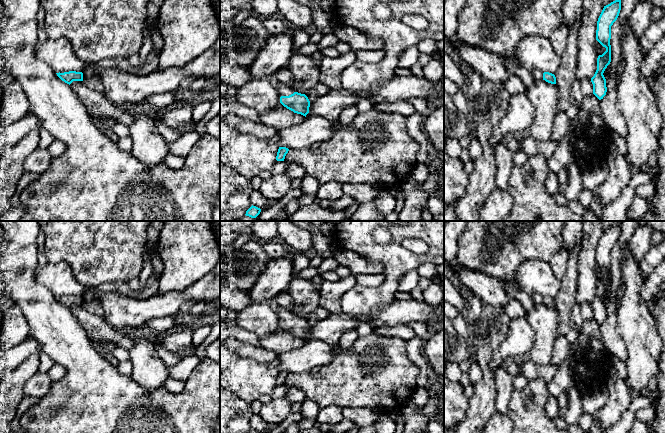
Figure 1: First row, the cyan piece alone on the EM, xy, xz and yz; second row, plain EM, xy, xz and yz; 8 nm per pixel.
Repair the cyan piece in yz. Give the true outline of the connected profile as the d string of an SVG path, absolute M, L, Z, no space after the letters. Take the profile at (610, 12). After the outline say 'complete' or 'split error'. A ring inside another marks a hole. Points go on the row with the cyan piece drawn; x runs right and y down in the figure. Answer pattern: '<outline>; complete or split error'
M615 0L604 6L598 21L596 30L596 40L606 48L606 51L597 58L597 70L591 78L593 84L593 94L599 99L606 95L606 79L603 75L605 69L611 62L611 26L617 20L621 10L621 0Z; complete

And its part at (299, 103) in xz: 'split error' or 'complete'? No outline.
split error

